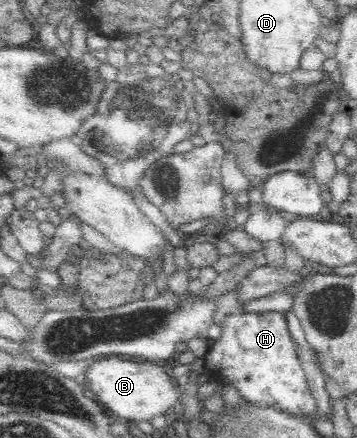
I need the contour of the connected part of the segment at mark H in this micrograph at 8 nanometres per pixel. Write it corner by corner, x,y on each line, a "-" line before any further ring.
241,312
227,317
221,326
220,336
213,341
203,356
207,378
220,381
223,385
232,383
239,390
242,399
249,403
273,406
301,417
316,413
315,398
311,396
304,366
300,362
300,347
292,338
285,312

